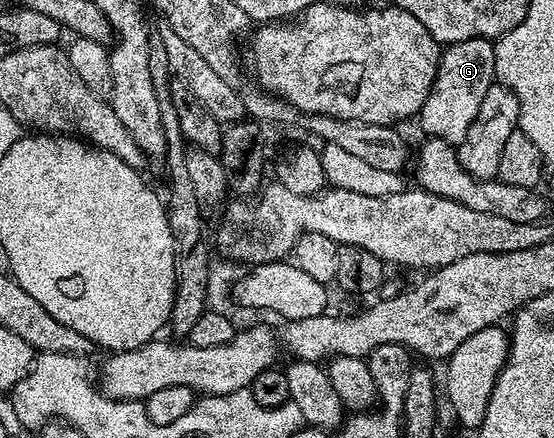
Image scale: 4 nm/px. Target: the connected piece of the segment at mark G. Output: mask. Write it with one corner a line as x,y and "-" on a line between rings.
476,37
450,45
442,52
437,78
419,114
419,122
429,137
438,137
454,147
467,139
467,131
471,131
471,123
475,123
479,107
487,95
487,87
495,84
493,47
490,38

